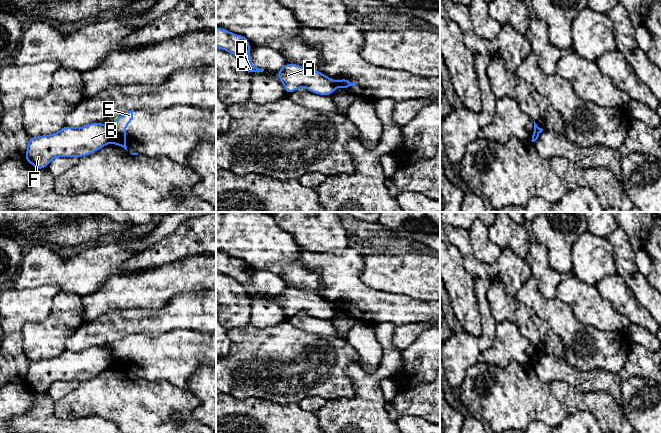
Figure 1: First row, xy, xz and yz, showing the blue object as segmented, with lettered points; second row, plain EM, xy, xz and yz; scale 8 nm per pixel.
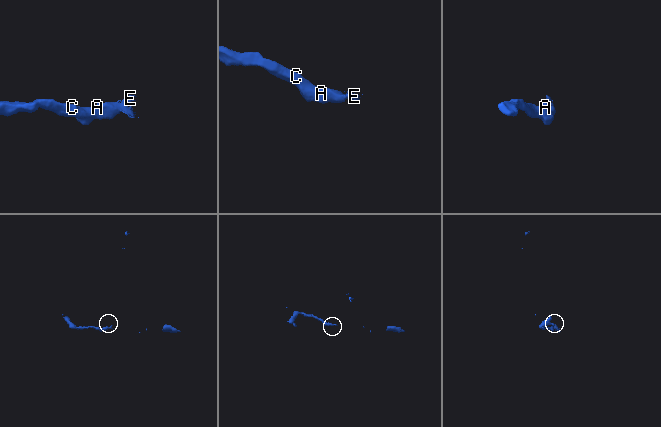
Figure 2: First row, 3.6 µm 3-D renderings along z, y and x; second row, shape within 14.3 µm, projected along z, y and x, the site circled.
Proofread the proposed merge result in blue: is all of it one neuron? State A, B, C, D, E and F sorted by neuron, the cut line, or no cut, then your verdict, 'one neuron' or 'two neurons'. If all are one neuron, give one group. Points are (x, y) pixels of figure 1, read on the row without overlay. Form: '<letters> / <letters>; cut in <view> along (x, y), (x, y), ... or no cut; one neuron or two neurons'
A B C D F / E; cut in xy along (111, 356), (112, 365); two neurons

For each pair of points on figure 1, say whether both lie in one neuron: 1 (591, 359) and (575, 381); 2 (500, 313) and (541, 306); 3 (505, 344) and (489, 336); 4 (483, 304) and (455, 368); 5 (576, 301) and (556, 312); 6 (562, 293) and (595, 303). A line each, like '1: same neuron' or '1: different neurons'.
1: different neurons
2: different neurons
3: different neurons
4: same neuron
5: different neurons
6: same neuron

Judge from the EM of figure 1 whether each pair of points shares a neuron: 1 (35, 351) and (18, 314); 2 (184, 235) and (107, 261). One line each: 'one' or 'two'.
1: two
2: two

